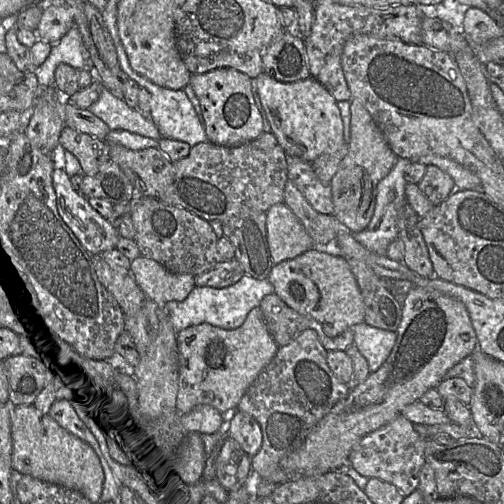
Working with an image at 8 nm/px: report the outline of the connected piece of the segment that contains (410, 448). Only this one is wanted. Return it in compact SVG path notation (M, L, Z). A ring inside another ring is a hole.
M400 414L390 423L362 437L353 447L348 464L362 476L393 484L405 498L418 488L420 470L426 463L424 449L425 437L417 433L413 423Z

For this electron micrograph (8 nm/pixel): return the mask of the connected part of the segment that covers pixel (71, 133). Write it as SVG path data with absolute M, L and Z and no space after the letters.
M65 125L61 131L59 145L79 160L83 174L93 176L110 160L109 145L90 134Z

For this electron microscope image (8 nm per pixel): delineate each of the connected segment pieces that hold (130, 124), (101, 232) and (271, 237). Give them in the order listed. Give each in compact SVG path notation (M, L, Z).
M105 87L89 109L103 120L110 130L127 130L157 141L162 137L151 118L146 118L138 109L129 107L124 100L115 97Z
M57 163L57 166L54 168L52 180L59 214L87 252L91 255L99 255L105 251L116 248L120 237L118 229L113 227L107 219L102 217L100 213L89 204L88 198L73 189L70 177L61 163Z
M284 202L274 204L268 209L266 228L274 265L315 246L303 224Z

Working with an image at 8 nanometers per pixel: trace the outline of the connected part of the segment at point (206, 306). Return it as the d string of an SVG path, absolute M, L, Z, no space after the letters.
M245 274L238 282L224 288L195 287L183 301L169 301L160 308L170 320L176 333L188 327L201 323L211 324L225 330L233 330L240 327L248 313L259 306L262 299L275 293L274 286L268 279L255 279Z

